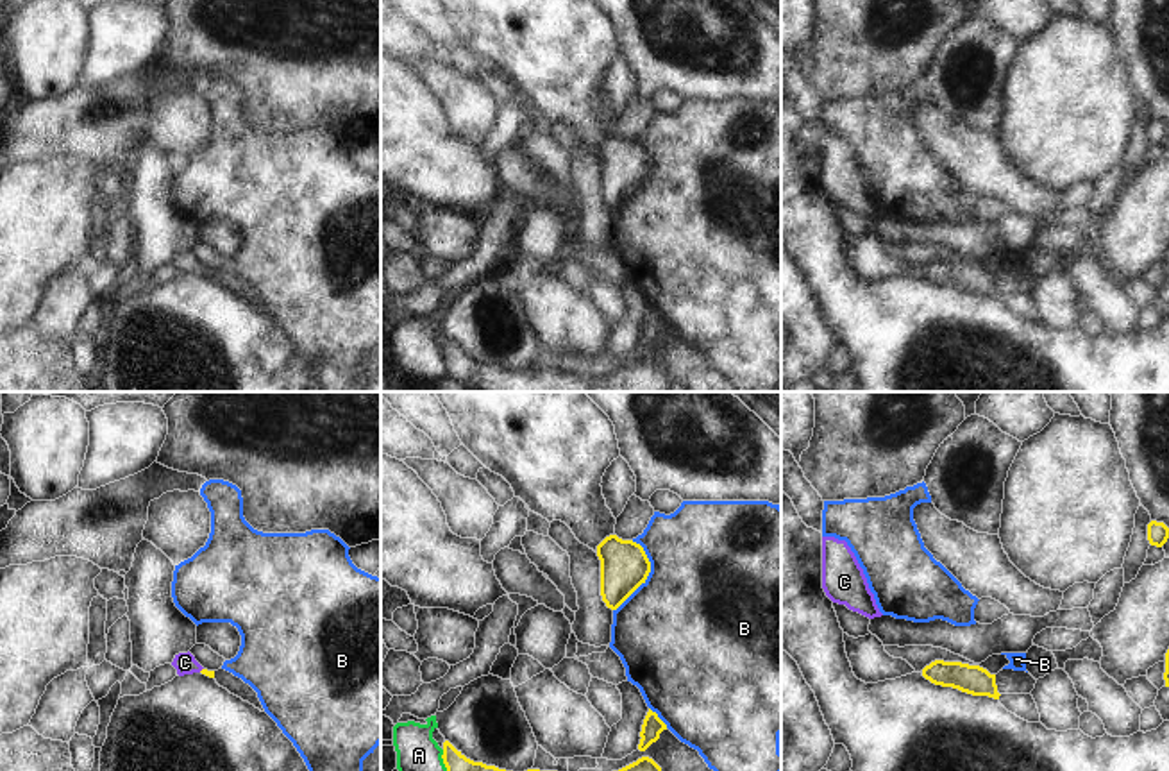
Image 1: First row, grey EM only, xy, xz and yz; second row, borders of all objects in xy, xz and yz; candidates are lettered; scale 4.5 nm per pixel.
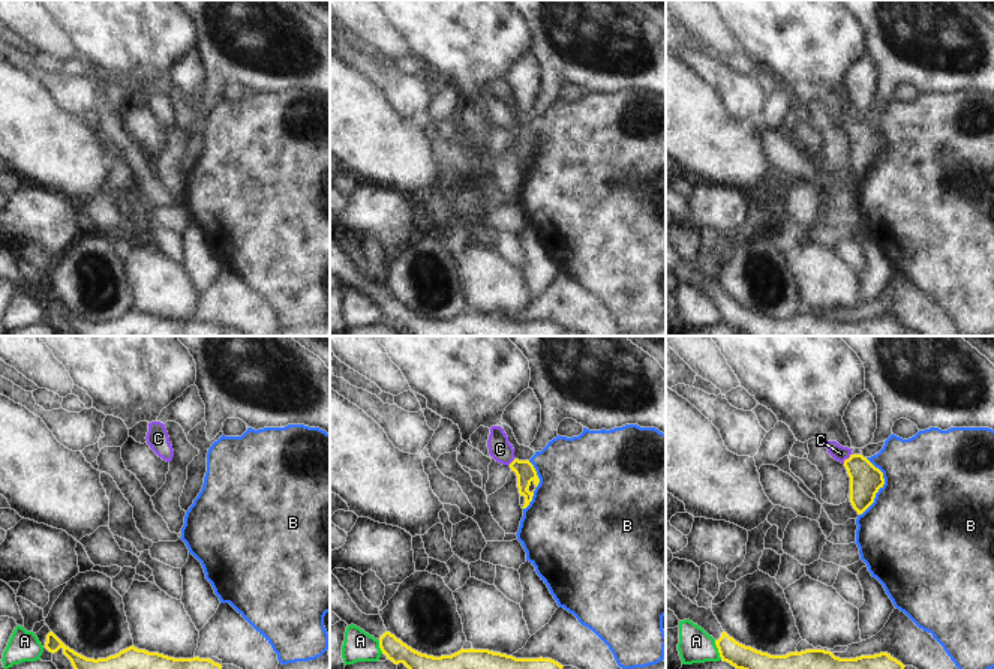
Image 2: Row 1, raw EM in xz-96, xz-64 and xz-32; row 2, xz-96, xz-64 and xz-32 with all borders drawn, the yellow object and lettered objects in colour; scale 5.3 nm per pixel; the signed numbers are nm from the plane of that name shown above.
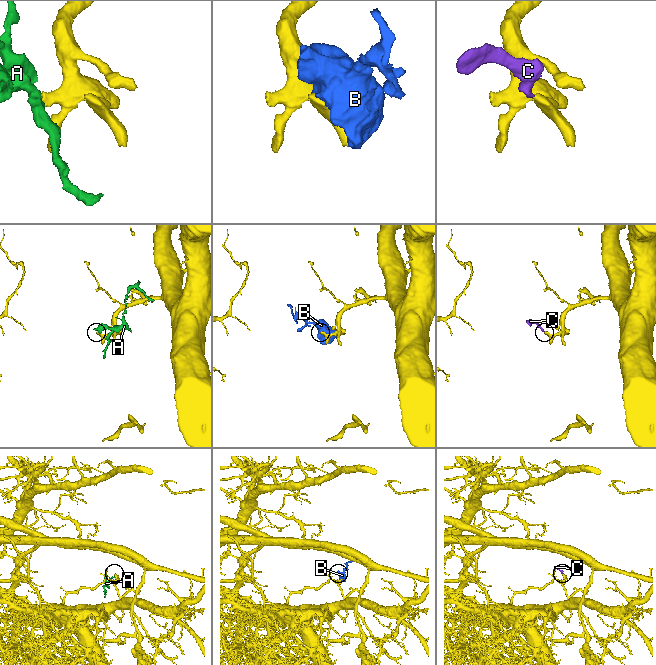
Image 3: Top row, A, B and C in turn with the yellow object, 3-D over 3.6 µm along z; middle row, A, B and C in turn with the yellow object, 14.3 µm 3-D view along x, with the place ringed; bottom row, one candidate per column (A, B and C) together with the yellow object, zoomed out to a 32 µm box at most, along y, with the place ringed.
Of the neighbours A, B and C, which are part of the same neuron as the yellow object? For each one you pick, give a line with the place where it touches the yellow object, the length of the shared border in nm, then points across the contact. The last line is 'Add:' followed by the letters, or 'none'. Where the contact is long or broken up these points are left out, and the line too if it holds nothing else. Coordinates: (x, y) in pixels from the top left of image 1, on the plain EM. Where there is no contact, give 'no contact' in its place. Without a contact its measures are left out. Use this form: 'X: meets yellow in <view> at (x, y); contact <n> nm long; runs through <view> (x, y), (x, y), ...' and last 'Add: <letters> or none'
C: no contact
Add: C

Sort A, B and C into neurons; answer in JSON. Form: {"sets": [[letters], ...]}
{"sets": [["A"], ["B"], ["C"]]}

